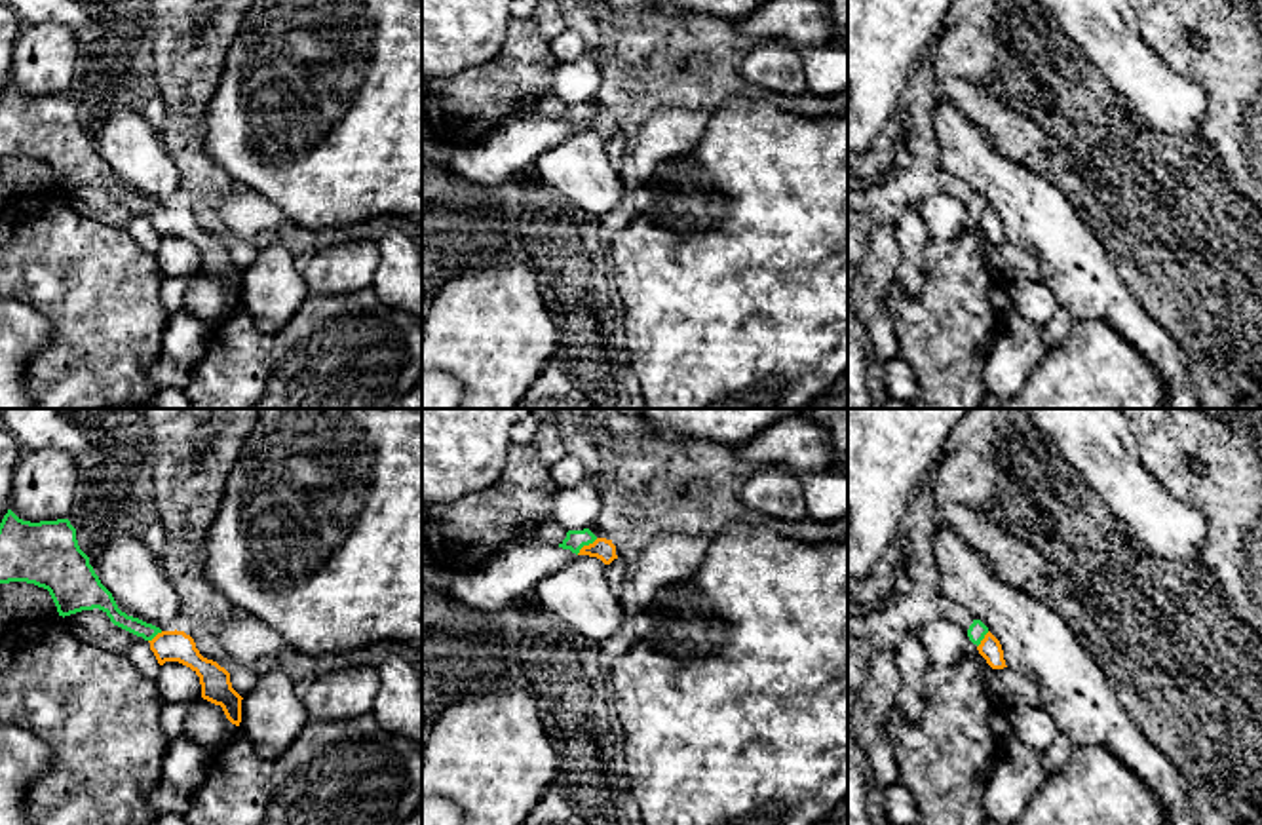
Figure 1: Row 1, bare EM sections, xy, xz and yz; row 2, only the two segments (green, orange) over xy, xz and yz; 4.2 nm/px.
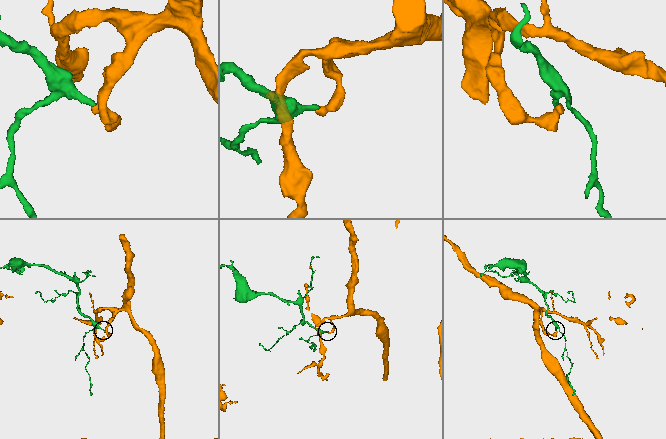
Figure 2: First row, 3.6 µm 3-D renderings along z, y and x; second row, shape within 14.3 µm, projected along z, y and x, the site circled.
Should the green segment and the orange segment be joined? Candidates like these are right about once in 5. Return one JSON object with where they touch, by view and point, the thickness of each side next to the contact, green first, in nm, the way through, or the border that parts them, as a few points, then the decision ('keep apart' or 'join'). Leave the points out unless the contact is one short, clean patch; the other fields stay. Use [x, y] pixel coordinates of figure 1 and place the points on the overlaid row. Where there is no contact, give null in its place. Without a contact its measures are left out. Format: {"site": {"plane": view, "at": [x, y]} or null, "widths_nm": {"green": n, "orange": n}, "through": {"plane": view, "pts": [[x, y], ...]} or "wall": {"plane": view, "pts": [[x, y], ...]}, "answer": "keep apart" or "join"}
{"site": {"plane": "xz", "at": [586, 544]}, "widths_nm": {"green": 90, "orange": 90}, "wall": {"plane": "xz", "pts": [[597, 538], [576, 554]]}, "answer": "keep apart"}

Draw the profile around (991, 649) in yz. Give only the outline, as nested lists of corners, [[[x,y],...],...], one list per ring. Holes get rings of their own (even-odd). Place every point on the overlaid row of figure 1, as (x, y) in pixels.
[[[990,631],[985,635],[977,650],[992,669],[1007,667],[1004,660],[1002,644]]]

